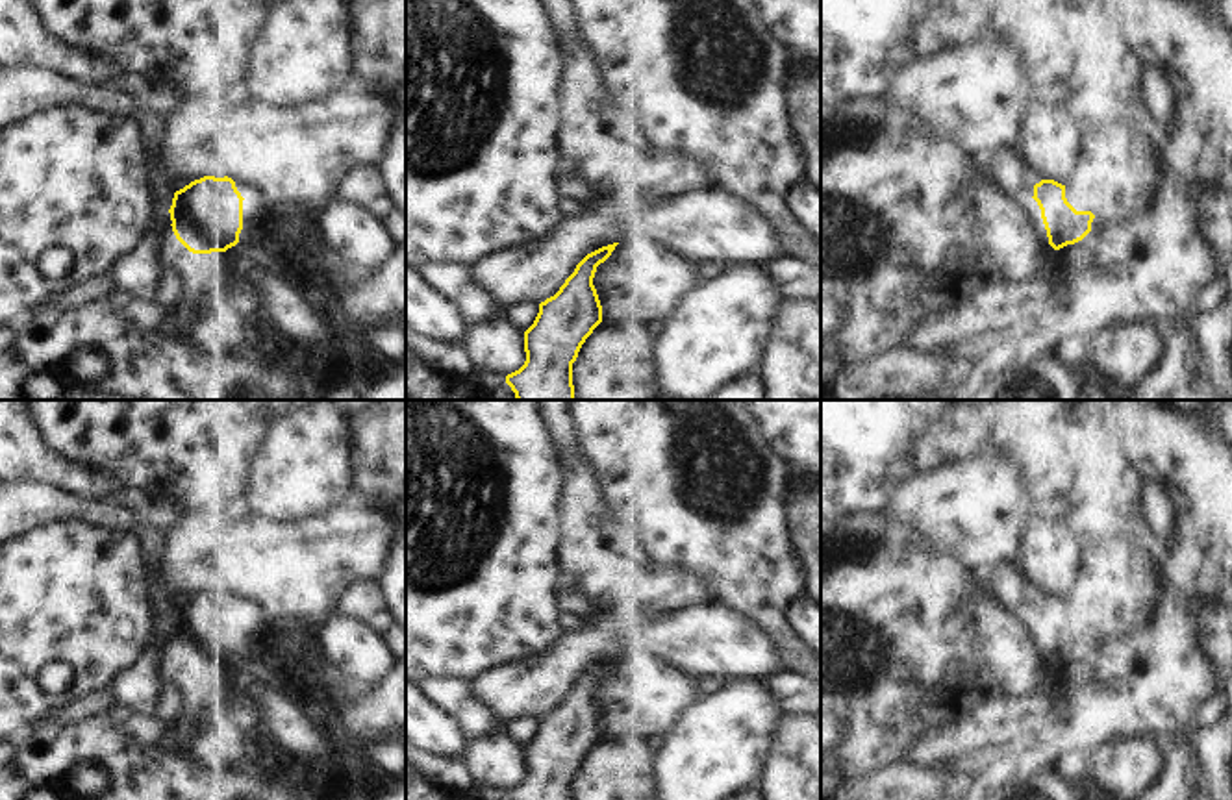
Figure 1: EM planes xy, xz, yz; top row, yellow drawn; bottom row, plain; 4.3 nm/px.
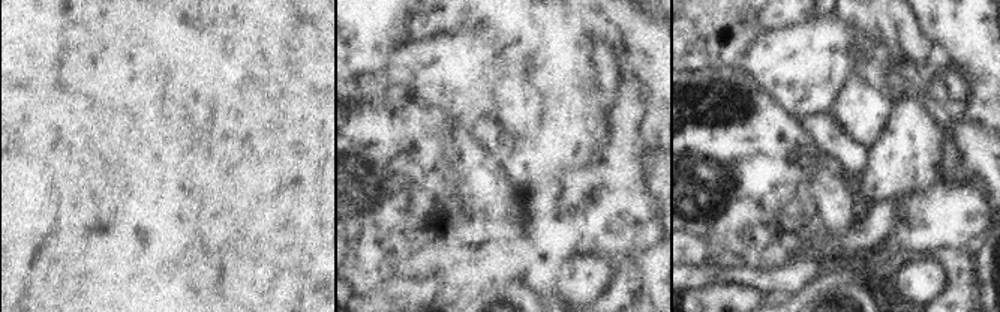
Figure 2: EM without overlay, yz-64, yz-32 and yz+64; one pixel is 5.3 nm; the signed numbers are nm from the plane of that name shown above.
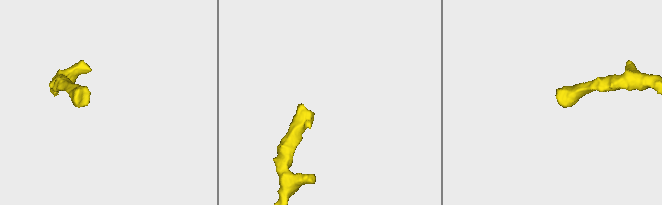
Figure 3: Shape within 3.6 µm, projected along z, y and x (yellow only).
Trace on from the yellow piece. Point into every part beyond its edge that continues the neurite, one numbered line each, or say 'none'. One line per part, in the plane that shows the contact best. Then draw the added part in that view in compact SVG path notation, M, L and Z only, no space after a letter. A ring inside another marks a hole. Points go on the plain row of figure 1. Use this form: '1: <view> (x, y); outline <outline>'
none

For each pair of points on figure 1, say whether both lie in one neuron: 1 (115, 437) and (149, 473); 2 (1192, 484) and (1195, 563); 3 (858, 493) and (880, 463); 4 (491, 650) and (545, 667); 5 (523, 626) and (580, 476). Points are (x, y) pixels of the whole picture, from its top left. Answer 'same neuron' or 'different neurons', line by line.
1: same neuron
2: same neuron
3: same neuron
4: different neurons
5: different neurons

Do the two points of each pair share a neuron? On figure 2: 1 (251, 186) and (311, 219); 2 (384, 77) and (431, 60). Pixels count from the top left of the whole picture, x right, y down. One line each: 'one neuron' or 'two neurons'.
1: one neuron
2: one neuron

